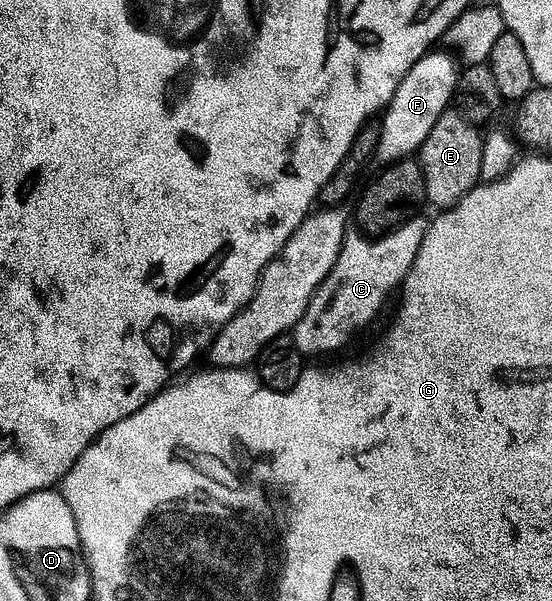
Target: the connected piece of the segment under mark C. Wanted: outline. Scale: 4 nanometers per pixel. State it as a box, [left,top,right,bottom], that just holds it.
[294,215,429,358]

